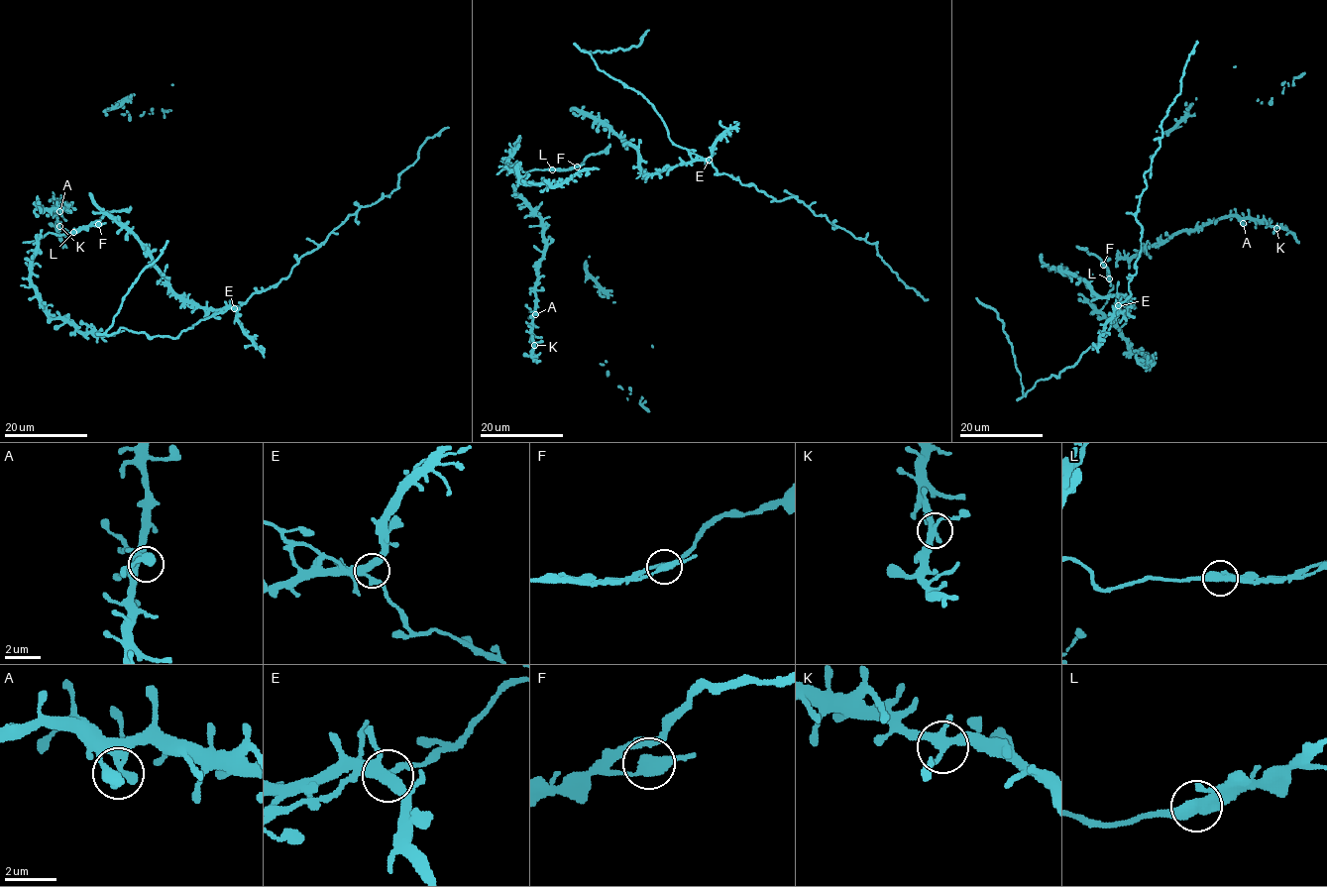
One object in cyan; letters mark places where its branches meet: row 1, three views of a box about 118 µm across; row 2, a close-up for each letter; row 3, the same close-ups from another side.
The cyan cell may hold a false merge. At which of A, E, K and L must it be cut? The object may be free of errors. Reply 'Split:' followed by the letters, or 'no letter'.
Split: L

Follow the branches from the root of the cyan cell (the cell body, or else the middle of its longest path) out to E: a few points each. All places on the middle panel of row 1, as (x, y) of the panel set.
E: (607, 129), (637, 150), (638, 166), (646, 173), (709, 160)

